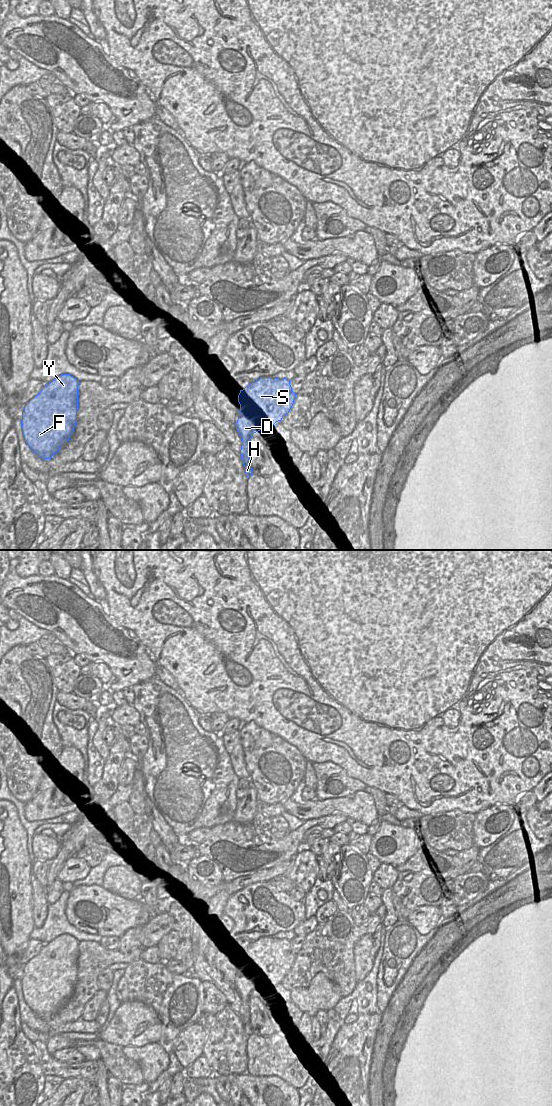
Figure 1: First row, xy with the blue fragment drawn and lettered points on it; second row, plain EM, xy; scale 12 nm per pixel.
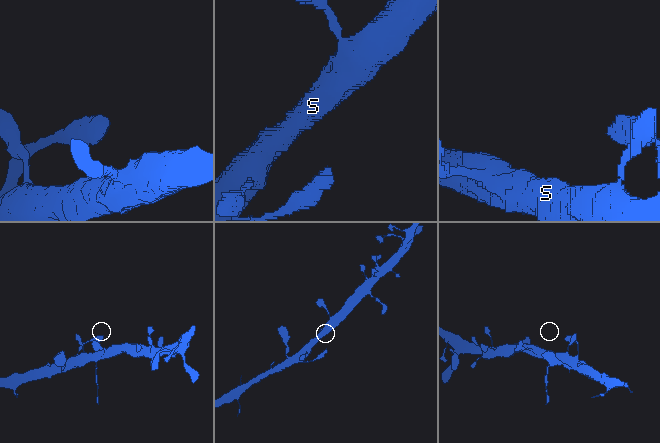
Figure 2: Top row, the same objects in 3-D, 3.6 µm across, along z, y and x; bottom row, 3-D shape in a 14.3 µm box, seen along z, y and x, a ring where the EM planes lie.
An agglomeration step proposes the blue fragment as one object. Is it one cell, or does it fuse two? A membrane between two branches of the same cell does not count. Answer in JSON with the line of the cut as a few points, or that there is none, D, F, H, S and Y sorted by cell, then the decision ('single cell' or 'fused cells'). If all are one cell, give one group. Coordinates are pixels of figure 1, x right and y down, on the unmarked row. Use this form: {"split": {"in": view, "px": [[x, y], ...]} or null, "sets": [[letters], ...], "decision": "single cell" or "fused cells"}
{"split": {"in": "xy", "px": [[242, 1001], [248, 1003]]}, "sets": [["D", "F", "S", "Y"], ["H"]], "decision": "fused cells"}

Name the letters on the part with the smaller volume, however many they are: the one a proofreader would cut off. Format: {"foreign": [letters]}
{"foreign": ["H"]}

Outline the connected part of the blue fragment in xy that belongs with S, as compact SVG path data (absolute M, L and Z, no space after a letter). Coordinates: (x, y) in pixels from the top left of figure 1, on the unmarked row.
M261 937L251 941L238 955L240 970L235 985L241 1002L249 1003L254 993L281 981L295 958L286 938Z

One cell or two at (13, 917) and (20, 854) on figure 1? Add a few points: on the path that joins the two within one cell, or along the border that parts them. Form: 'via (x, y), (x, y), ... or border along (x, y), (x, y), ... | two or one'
via (13, 901), (16, 898), (16, 870) | one

